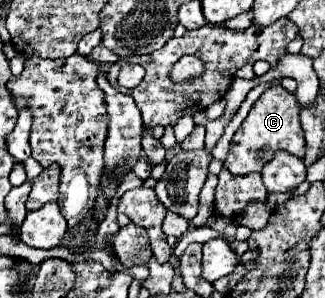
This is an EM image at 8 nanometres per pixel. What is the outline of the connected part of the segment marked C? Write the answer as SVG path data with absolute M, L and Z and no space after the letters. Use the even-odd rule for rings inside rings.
M272 85L262 93L262 97L254 103L252 111L236 131L230 151L226 155L224 167L236 175L248 175L252 171L260 171L274 151L284 149L296 157L304 157L304 133L300 127L300 105L292 93L288 93L282 85ZM266 151L266 153L260 153Z

